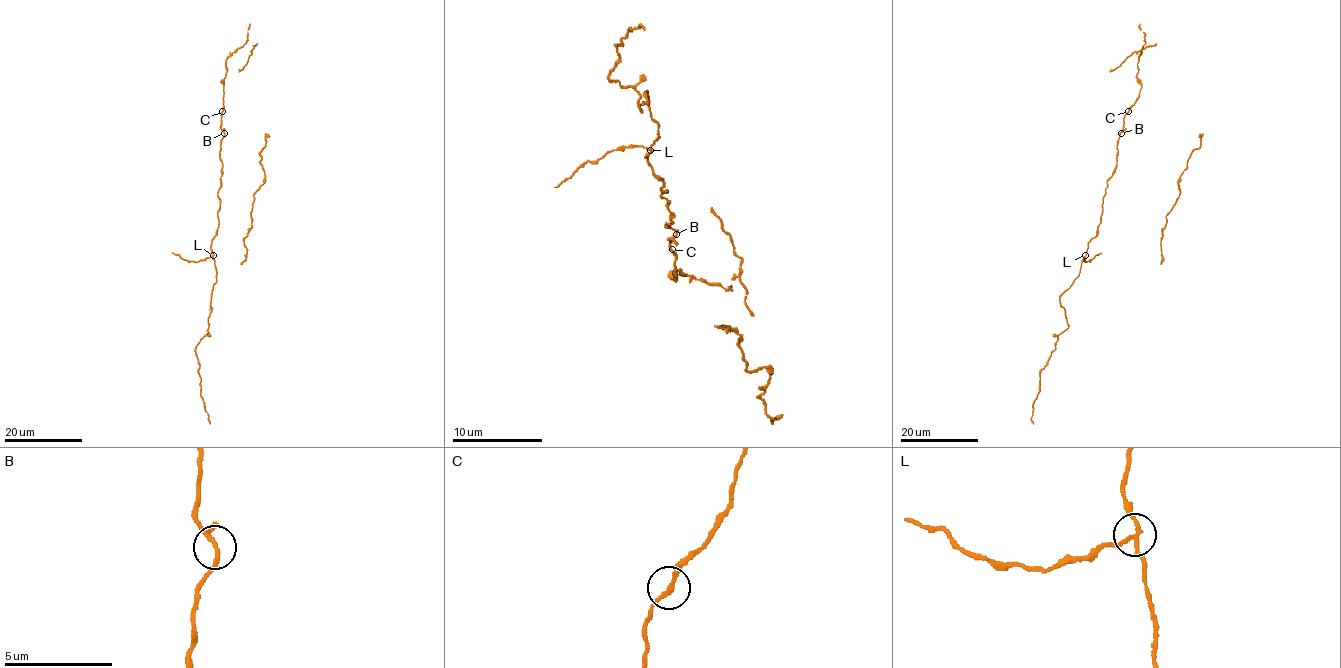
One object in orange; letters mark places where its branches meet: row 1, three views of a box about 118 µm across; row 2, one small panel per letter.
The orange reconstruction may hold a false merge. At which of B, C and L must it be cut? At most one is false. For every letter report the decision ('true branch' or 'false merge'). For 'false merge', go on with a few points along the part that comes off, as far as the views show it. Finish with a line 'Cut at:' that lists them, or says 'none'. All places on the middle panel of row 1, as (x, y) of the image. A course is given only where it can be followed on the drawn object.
B: true branch
C: true branch
L: false merge | (649, 150), (640, 146), (607, 150), (595, 162), (582, 164), (555, 186)
Cut at: L

